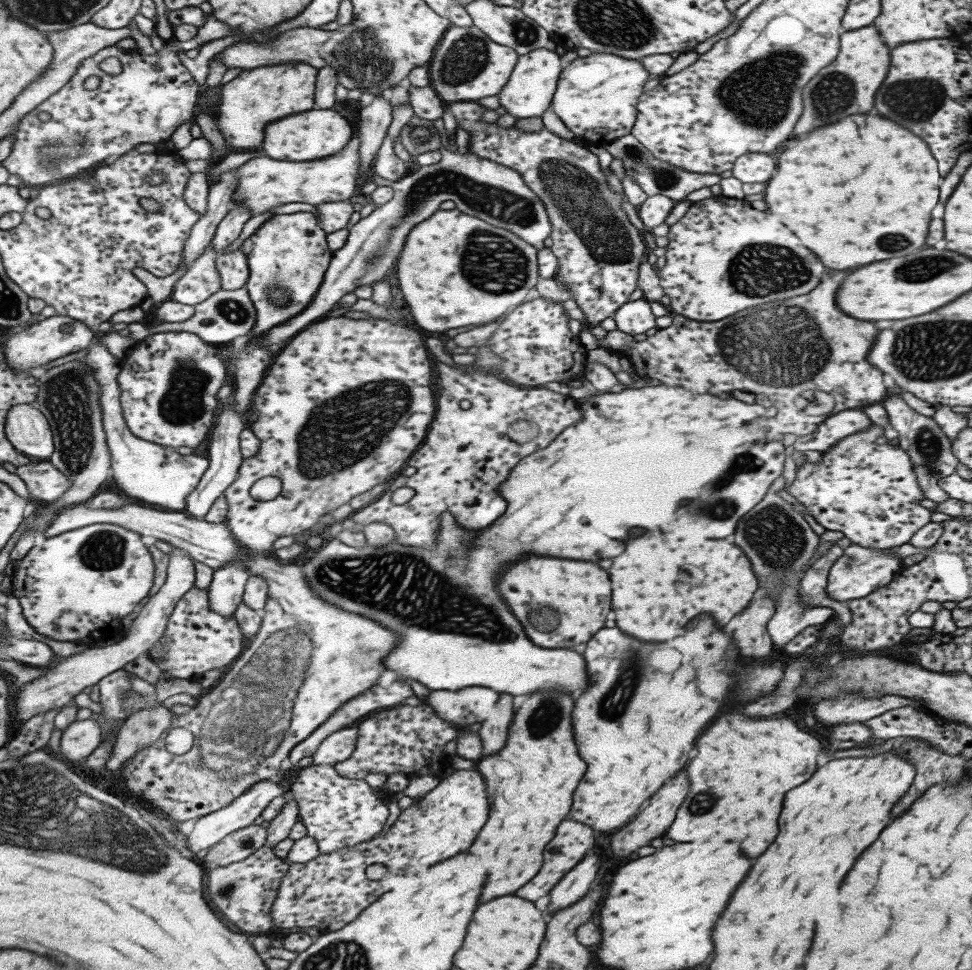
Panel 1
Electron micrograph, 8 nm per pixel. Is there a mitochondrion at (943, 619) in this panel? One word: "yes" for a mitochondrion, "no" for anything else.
no

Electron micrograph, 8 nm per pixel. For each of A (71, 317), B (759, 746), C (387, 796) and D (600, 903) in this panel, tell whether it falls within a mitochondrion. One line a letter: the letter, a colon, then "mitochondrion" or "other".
A: other
B: other
C: other
D: other

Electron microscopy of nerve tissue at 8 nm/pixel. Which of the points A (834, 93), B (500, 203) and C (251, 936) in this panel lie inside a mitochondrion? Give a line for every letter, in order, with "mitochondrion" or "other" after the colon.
A: mitochondrion
B: mitochondrion
C: other

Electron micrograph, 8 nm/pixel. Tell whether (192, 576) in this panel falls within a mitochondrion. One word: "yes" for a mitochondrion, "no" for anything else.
no

